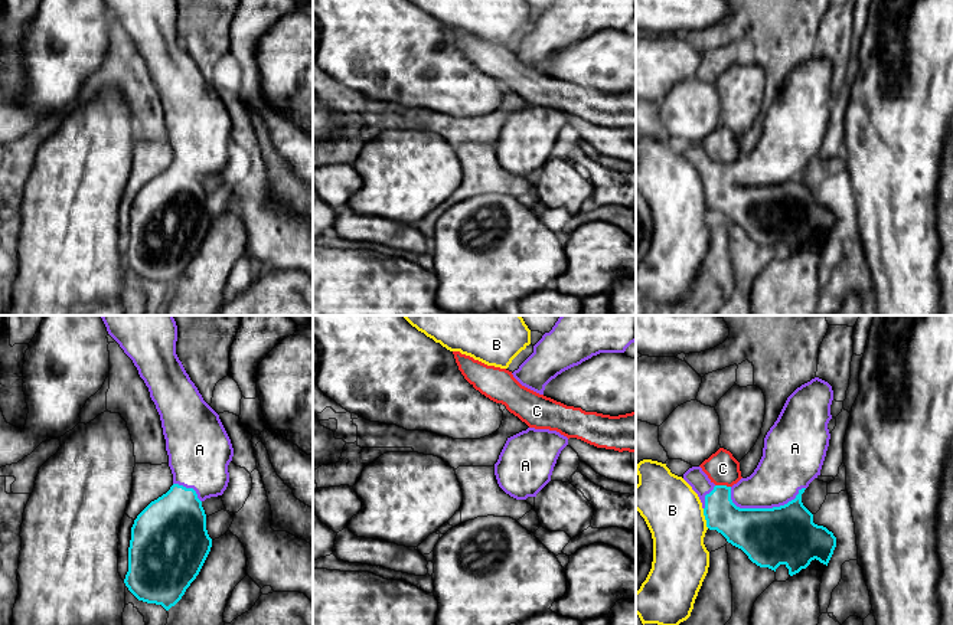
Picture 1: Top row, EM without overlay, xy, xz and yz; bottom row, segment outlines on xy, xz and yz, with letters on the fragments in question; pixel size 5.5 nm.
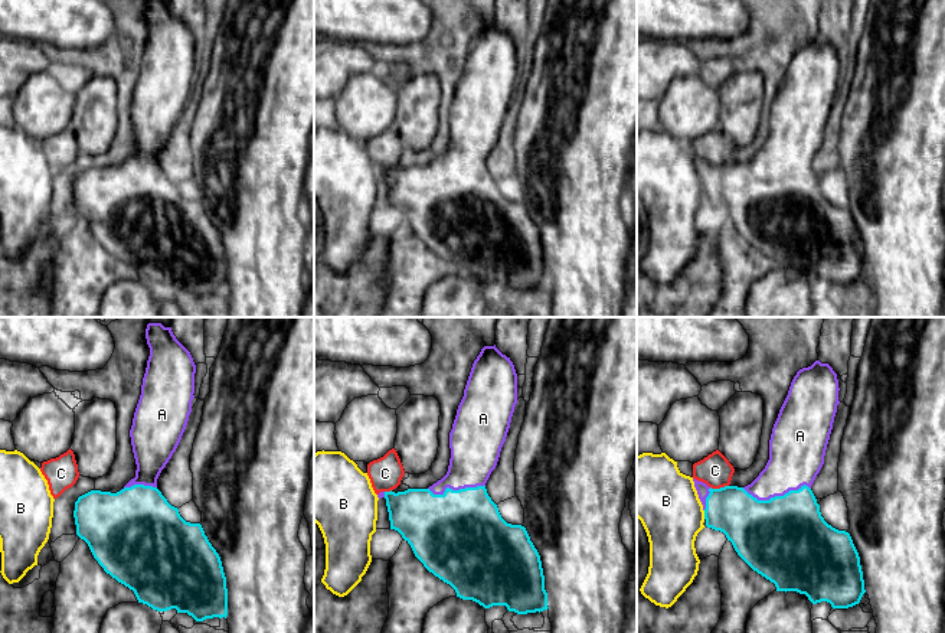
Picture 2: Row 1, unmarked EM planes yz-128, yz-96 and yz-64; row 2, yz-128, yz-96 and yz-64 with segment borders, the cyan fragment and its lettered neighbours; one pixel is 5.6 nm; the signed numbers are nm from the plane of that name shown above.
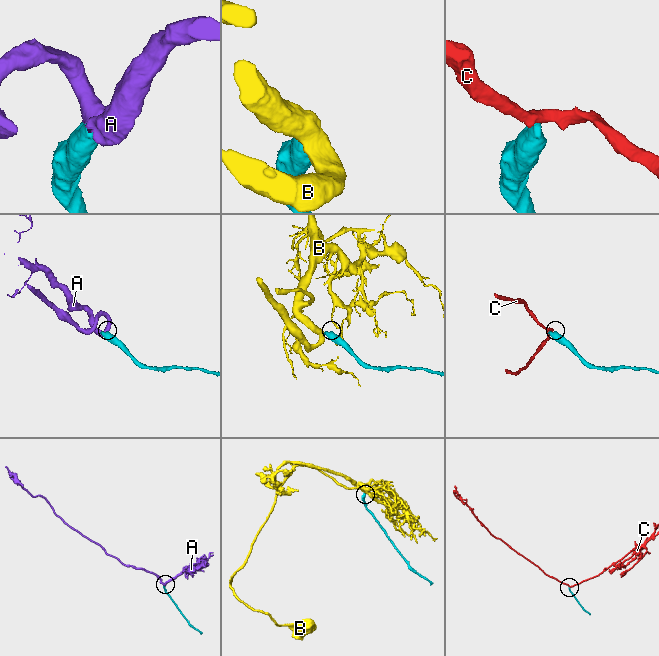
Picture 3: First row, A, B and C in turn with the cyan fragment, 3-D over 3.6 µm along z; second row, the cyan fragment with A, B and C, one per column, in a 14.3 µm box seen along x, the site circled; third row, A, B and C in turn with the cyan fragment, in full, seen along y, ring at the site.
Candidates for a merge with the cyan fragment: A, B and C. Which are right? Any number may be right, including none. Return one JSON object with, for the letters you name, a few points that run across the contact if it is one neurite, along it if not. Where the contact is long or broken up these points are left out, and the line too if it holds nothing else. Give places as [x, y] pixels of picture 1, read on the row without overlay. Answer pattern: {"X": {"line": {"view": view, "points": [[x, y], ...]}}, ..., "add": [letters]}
{"add": ["A"]}

